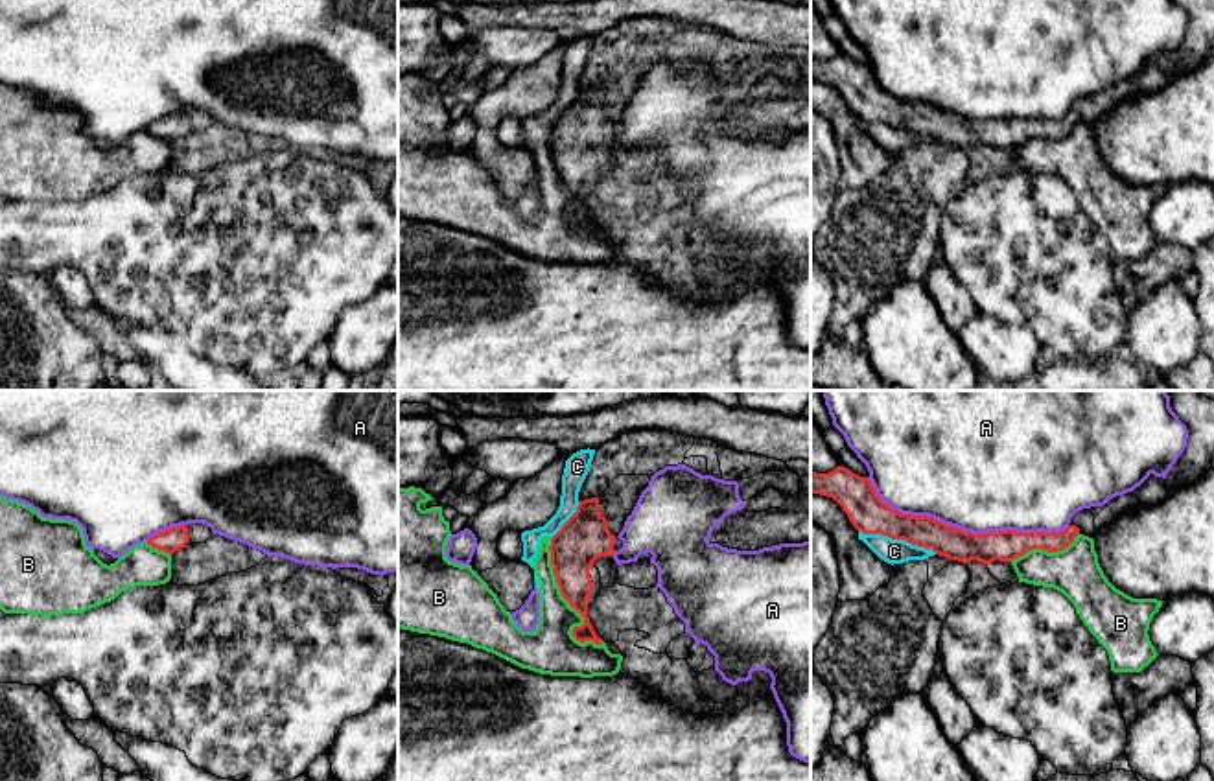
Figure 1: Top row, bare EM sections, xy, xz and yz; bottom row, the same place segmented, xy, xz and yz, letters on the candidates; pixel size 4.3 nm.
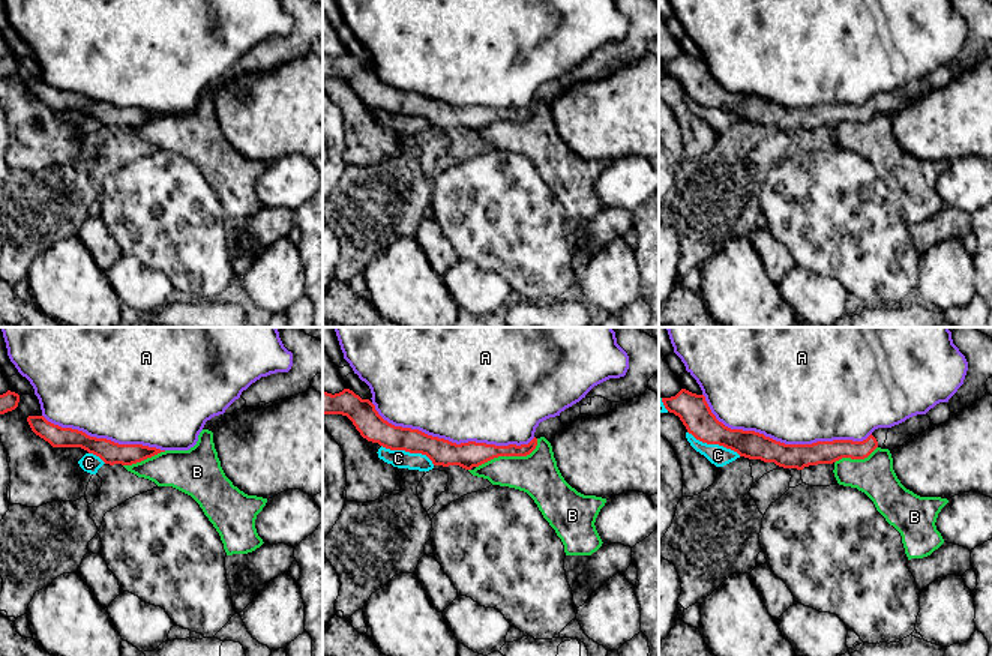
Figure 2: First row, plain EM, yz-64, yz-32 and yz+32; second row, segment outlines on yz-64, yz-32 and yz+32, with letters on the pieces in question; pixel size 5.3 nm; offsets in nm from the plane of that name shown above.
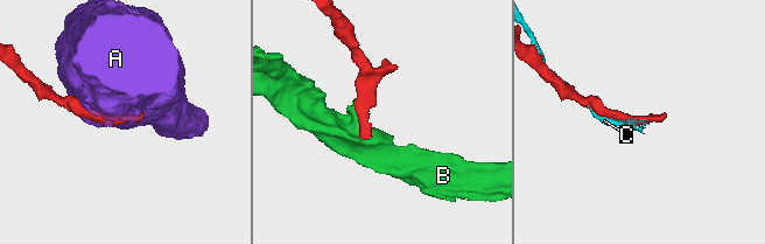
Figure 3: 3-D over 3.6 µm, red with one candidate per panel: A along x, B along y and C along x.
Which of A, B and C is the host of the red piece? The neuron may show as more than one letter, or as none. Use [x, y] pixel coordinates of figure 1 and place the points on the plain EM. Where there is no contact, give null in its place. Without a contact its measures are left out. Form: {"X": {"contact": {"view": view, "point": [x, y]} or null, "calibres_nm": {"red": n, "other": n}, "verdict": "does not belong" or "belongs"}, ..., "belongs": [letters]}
{"A": {"contact": {"view": "yz", "point": [964, 118]}, "calibres_nm": {"red": 140, "other": 500}, "verdict": "does not belong"}, "B": {"contact": {"view": "xz", "point": [571, 194]}, "calibres_nm": {"red": 200, "other": 220}, "verdict": "does not belong"}, "C": {"contact": {"view": "yz", "point": [898, 126]}, "calibres_nm": {"red": 160, "other": 110}, "verdict": "does not belong"}, "belongs": []}

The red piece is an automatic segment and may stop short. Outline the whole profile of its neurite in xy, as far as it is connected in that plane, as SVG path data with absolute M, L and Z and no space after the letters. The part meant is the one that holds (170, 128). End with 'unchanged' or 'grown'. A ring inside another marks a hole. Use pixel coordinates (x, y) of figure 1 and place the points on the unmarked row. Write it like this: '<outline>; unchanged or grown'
M190 111L181 114L166 116L147 127L153 136L173 142L175 138L186 134L188 129L203 131L212 123L212 116L203 111Z; grown

